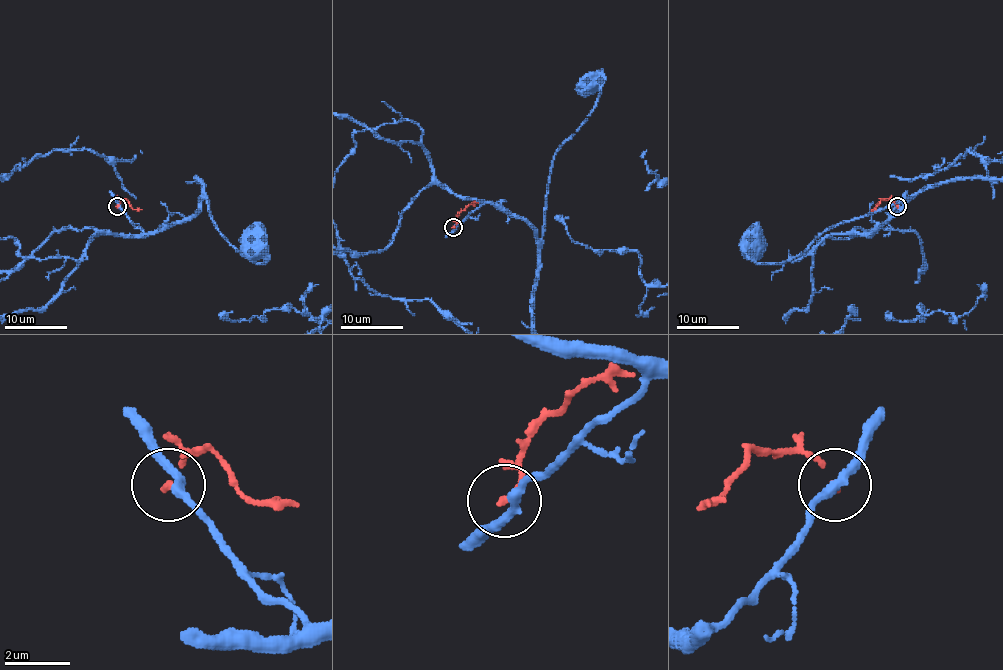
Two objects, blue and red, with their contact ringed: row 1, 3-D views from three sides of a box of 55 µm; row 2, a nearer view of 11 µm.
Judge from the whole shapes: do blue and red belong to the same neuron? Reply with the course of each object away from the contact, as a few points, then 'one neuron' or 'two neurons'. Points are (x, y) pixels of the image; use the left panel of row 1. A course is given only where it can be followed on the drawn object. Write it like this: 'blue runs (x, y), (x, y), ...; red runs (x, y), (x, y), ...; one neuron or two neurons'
blue runs (119, 206), (145, 233), (157, 233), (187, 220), (204, 197), (217, 228), (239, 251), (263, 262), (254, 241); red runs (117, 206), (120, 200), (126, 200), (134, 209), (142, 209); two neurons

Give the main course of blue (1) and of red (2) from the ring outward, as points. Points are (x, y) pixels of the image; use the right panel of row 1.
1: (898, 206), (873, 233), (908, 197), (826, 228), (804, 251), (782, 262), (757, 262), (753, 241)
2: (898, 206), (891, 200), (880, 200), (873, 209)

